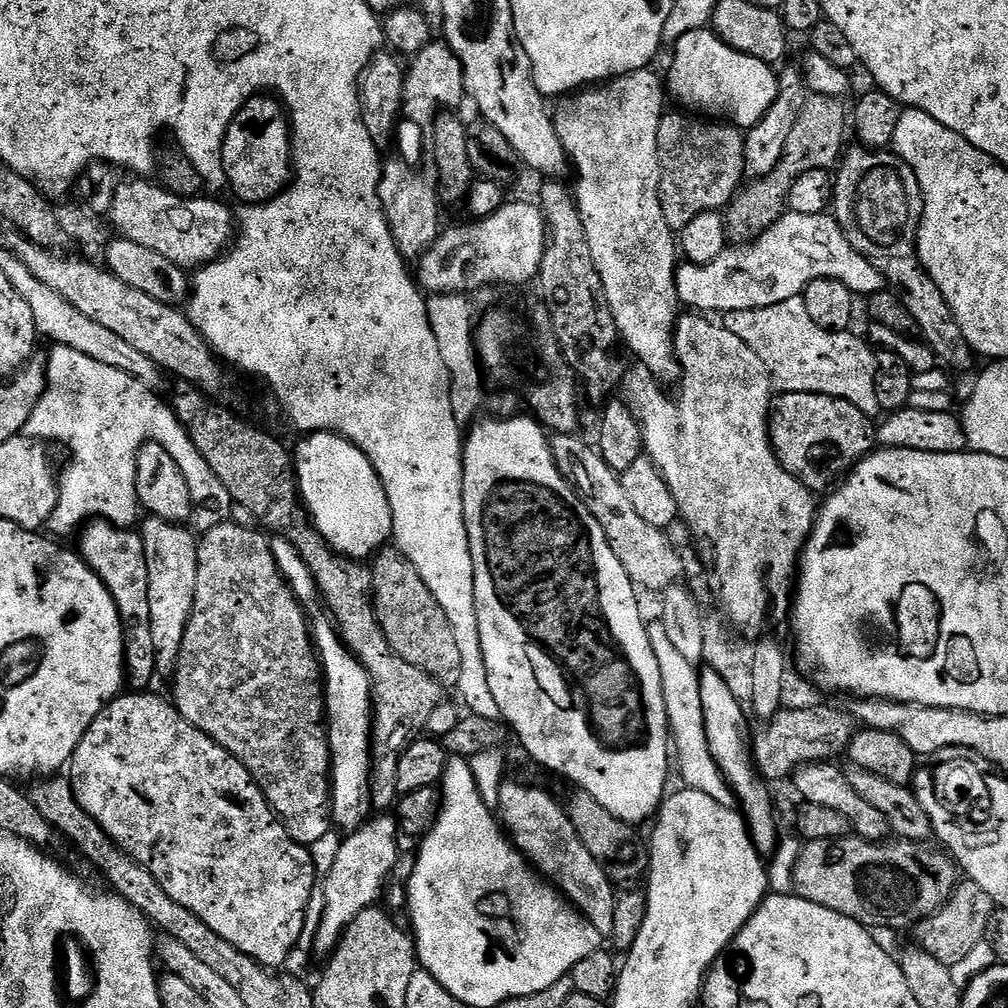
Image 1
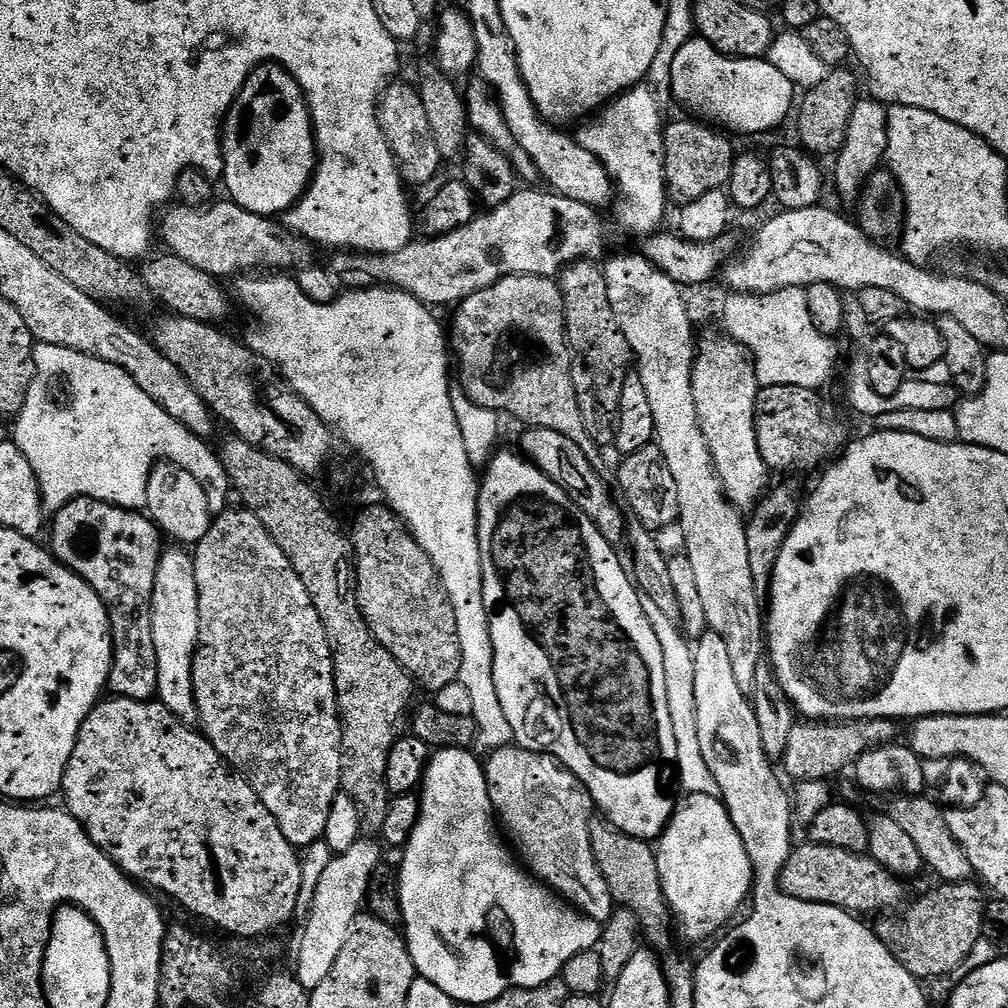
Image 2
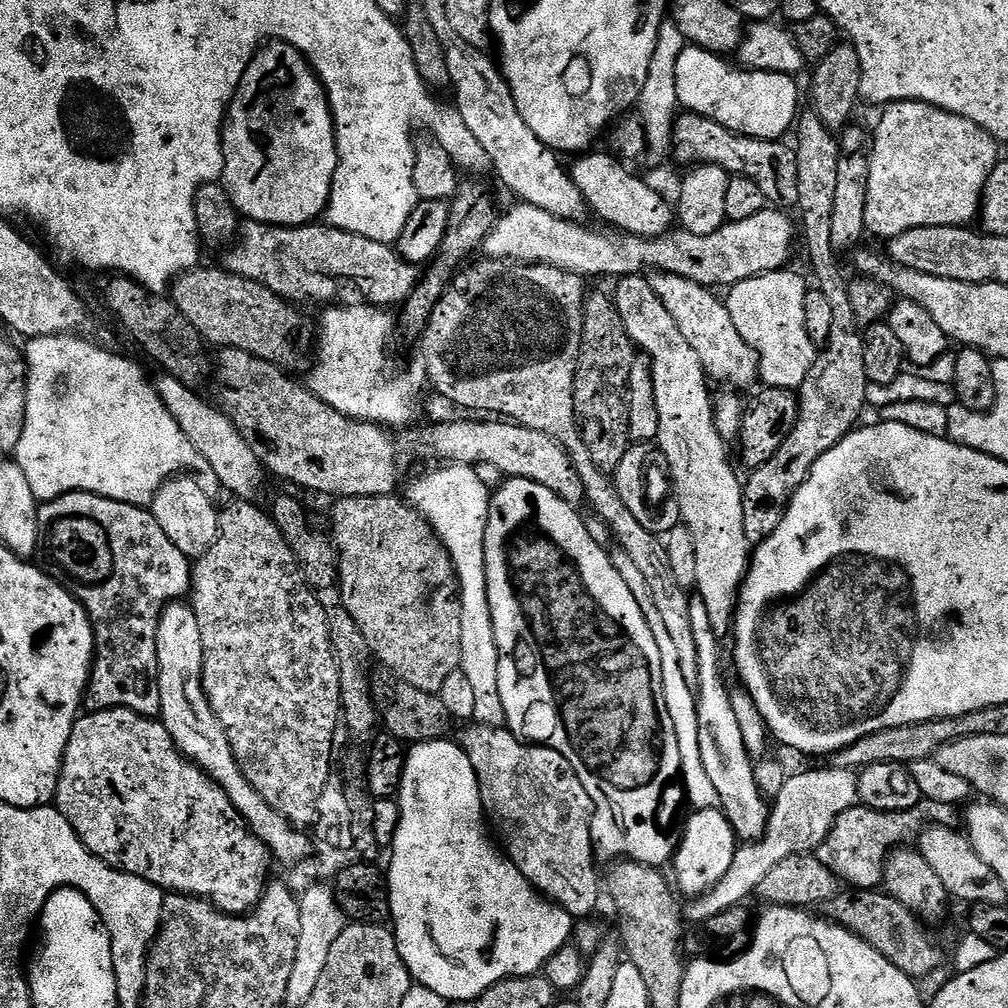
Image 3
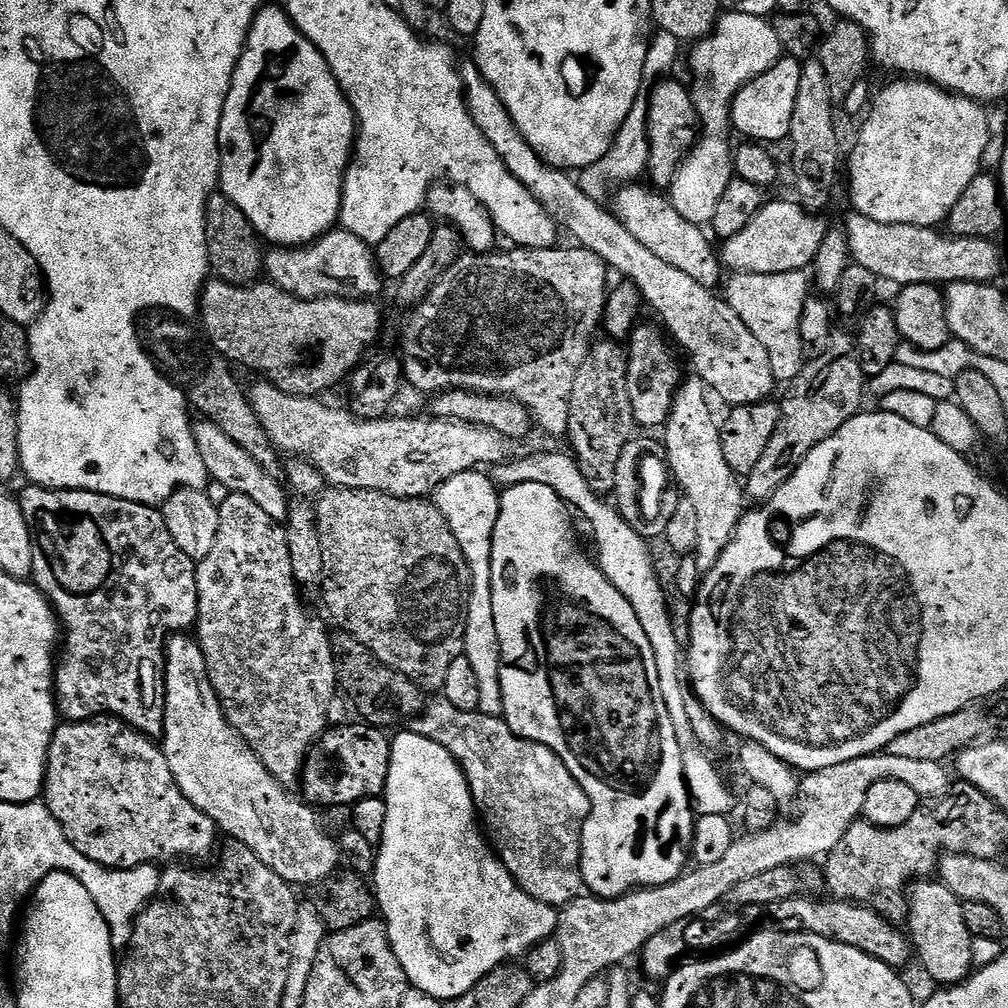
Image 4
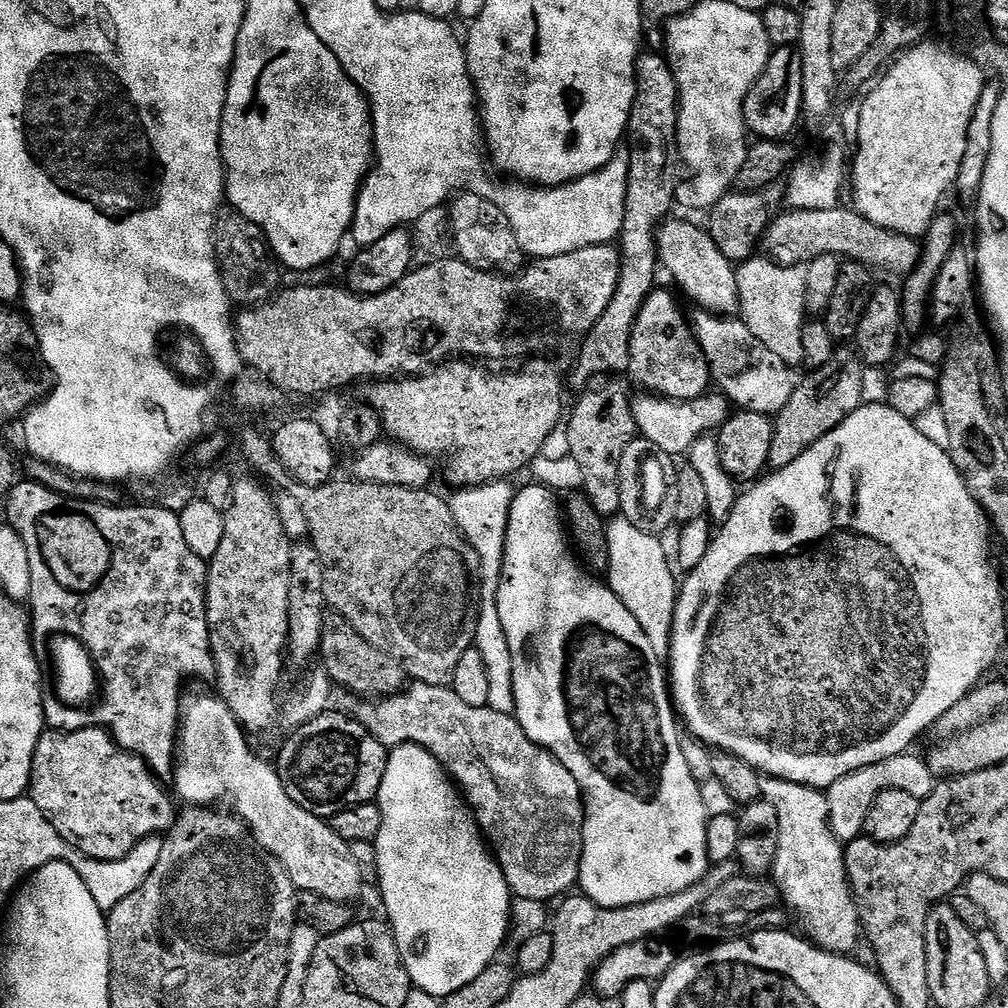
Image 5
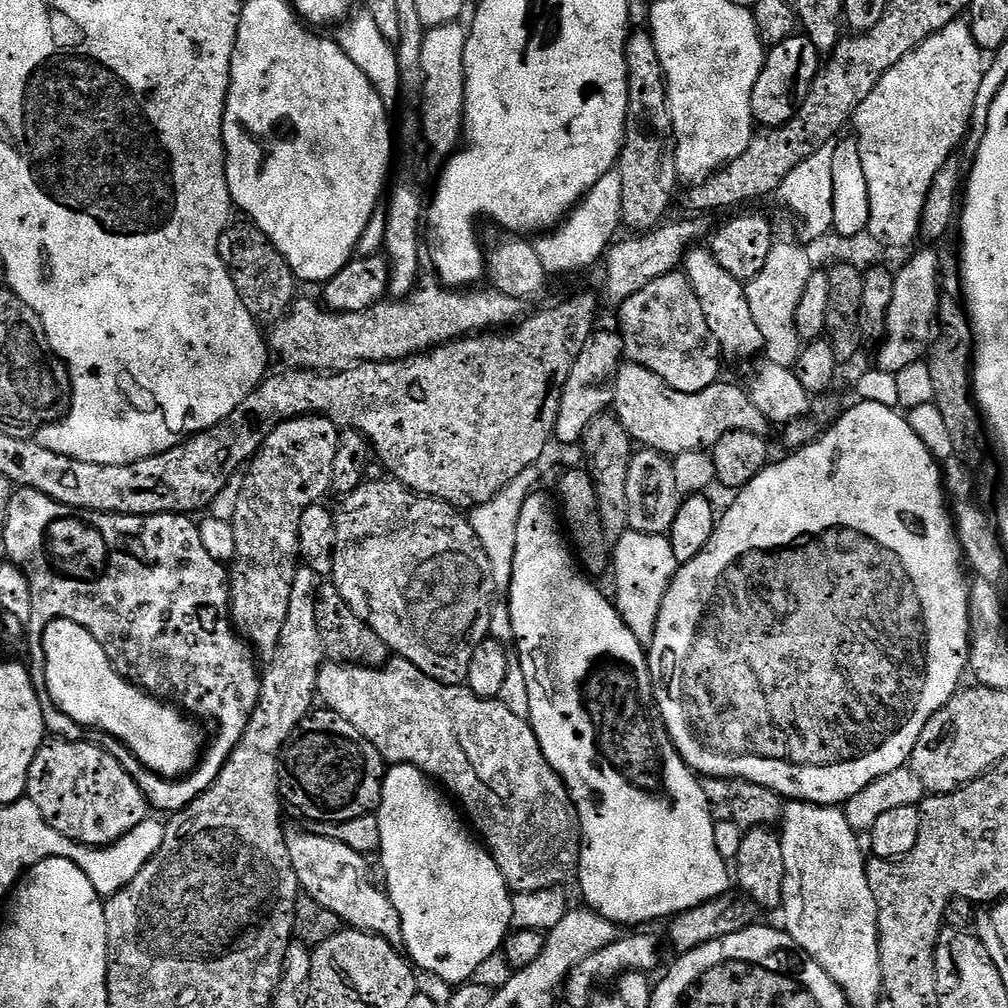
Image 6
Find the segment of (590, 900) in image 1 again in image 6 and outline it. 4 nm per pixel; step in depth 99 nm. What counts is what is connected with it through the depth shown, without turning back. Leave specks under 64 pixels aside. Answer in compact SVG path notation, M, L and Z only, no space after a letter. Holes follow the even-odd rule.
M399 658L389 659L387 664L378 668L365 668L354 664L325 663L318 674L316 691L319 699L321 701L324 699L323 707L329 712L346 718L346 722L350 722L350 726L354 726L354 730L358 730L358 734L365 736L381 752L389 765L413 764L415 768L422 770L425 776L443 785L455 797L458 804L458 799L460 799L461 805L459 804L459 807L462 809L463 815L470 821L475 835L479 837L484 847L487 848L489 854L494 858L502 878L508 883L508 887L513 893L541 892L547 888L563 885L565 883L563 880L567 878L568 871L571 868L573 871L579 865L580 846L582 843L580 839L580 819L576 817L576 807L572 804L572 794L568 791L561 776L546 762L546 758L542 754L542 746L534 734L531 723L525 717L512 713L504 705L503 700L475 696L467 686L438 682L434 678L422 674L422 670L418 670L418 666L414 666L410 661Z

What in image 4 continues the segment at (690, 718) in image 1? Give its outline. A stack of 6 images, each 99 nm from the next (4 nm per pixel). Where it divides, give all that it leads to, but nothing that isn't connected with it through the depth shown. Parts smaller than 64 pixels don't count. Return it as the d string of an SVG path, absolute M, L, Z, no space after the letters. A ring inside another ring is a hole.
M567 451L564 452L540 452L537 456L526 457L525 460L517 459L507 465L506 471L516 476L512 477L515 483L538 482L542 486L550 486L569 509L577 513L580 511L588 519L588 524L596 535L600 571L624 595L626 602L634 606L634 614L638 614L638 622L642 622L642 630L646 630L646 638L650 638L650 646L654 646L654 662L658 662L658 682L662 682L662 698L666 698L666 710L670 710L670 722L674 722L674 734L682 750L684 781L688 783L688 794L692 797L695 811L700 816L718 814L731 817L736 800L732 797L727 782L720 777L719 770L712 765L713 757L701 748L700 743L694 738L694 729L690 726L689 715L686 714L686 689L680 681L682 646L678 638L674 638L670 600L664 597L664 588L660 585L656 564L648 553L649 541L641 536L633 525L627 524L622 514L616 511L607 499L601 498L590 490L590 485L583 478L576 457Z

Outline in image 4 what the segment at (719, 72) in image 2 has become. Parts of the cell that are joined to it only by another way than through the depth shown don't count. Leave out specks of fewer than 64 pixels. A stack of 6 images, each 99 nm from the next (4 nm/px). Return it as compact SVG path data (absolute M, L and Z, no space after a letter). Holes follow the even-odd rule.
M782 58L766 74L749 82L732 102L732 128L740 131L744 138L752 142L787 141L794 118L794 104L798 102L801 71L801 61Z

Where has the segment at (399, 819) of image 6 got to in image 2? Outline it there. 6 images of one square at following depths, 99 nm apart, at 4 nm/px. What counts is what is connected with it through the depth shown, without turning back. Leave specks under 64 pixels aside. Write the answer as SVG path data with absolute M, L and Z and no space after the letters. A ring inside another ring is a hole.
M441 748L429 759L428 769L425 770L422 781L422 791L419 793L420 817L402 852L404 861L400 864L398 887L400 889L402 935L408 942L408 953L414 962L419 979L434 982L434 986L438 986L438 990L446 990L446 994L450 994L450 998L456 1001L457 1005L480 1004L480 1006L486 1006L490 1002L494 1002L494 998L506 994L512 988L537 988L546 982L557 979L563 973L566 962L570 962L570 958L574 958L574 954L593 951L599 945L602 924L599 920L585 916L579 908L573 908L567 900L557 896L551 888L541 884L535 876L526 874L525 869L518 863L517 857L513 853L513 857L508 853L509 845L502 839L501 833L494 823L488 783L484 777L484 764L481 761L476 761L471 756L472 754L467 748Z

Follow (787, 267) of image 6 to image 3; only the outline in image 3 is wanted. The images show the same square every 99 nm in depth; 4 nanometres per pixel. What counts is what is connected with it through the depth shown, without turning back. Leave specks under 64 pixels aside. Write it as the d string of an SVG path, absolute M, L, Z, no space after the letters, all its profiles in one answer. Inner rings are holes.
M793 270L763 272L727 289L726 303L738 334L760 356L760 380L770 388L798 390L814 366L818 346L806 334L806 294L809 285Z

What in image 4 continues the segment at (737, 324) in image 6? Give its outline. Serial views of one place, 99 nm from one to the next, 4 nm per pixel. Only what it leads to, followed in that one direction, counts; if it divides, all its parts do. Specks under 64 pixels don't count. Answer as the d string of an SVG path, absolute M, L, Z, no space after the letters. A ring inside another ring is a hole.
M632 182L615 193L614 211L622 226L626 226L626 230L630 230L630 234L634 234L634 238L638 238L638 242L642 242L646 250L650 250L650 254L658 254L662 262L670 262L670 266L682 270L682 274L690 274L690 278L702 282L702 286L719 289L722 261L717 249L712 249L712 244L708 241L709 233L699 224L686 222L686 218L682 218L682 214L674 210L667 195L651 187L648 189L639 188L640 186L639 183Z

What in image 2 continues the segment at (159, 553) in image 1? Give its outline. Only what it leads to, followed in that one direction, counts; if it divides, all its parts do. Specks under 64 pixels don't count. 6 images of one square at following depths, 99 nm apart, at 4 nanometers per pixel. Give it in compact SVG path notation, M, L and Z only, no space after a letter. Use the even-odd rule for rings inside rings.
M165 547L160 553L152 595L152 633L158 666L156 696L159 703L164 704L166 710L170 710L170 714L174 714L185 724L192 726L198 720L194 702L194 686L192 685L192 659L196 653L196 639L200 633L194 556L191 551L183 547L168 547Z

